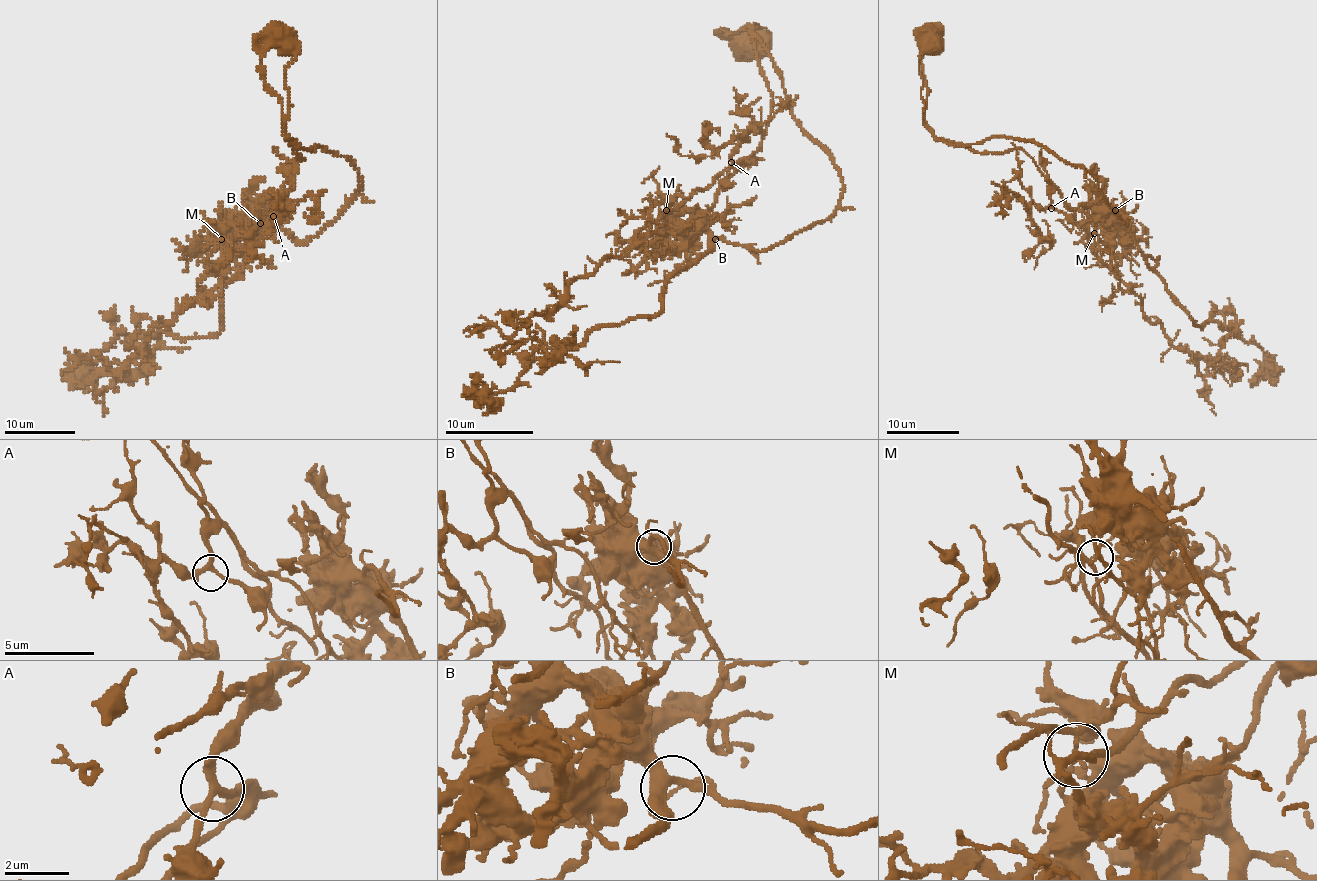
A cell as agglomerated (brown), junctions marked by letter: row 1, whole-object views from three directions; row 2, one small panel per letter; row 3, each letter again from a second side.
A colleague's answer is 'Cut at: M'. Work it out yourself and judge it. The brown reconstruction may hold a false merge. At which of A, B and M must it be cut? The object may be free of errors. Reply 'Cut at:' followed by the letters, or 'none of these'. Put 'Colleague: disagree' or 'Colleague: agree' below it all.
Cut at: M
Colleague: agree

